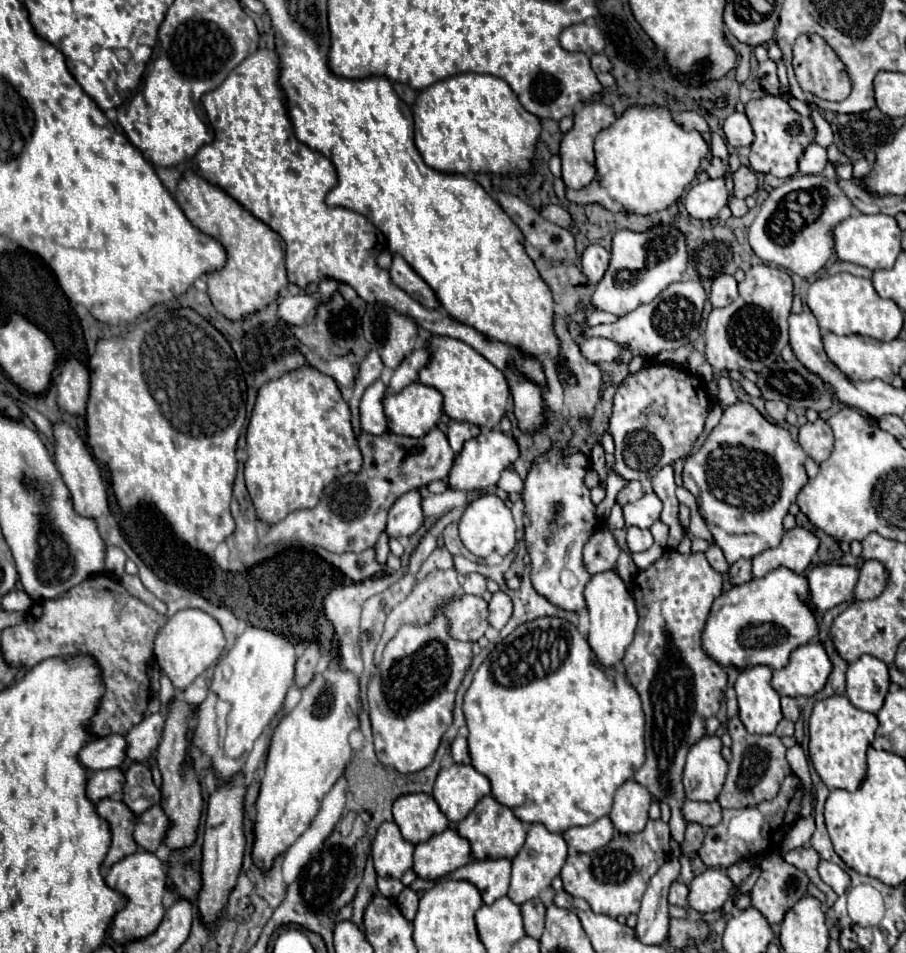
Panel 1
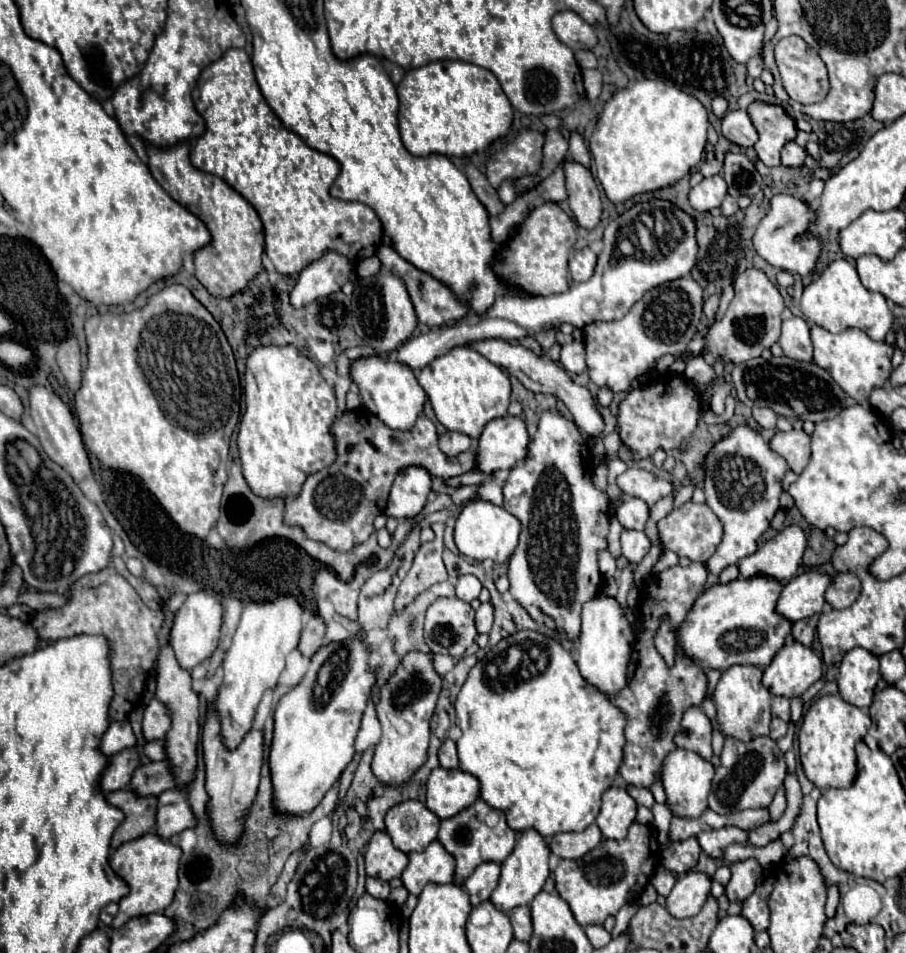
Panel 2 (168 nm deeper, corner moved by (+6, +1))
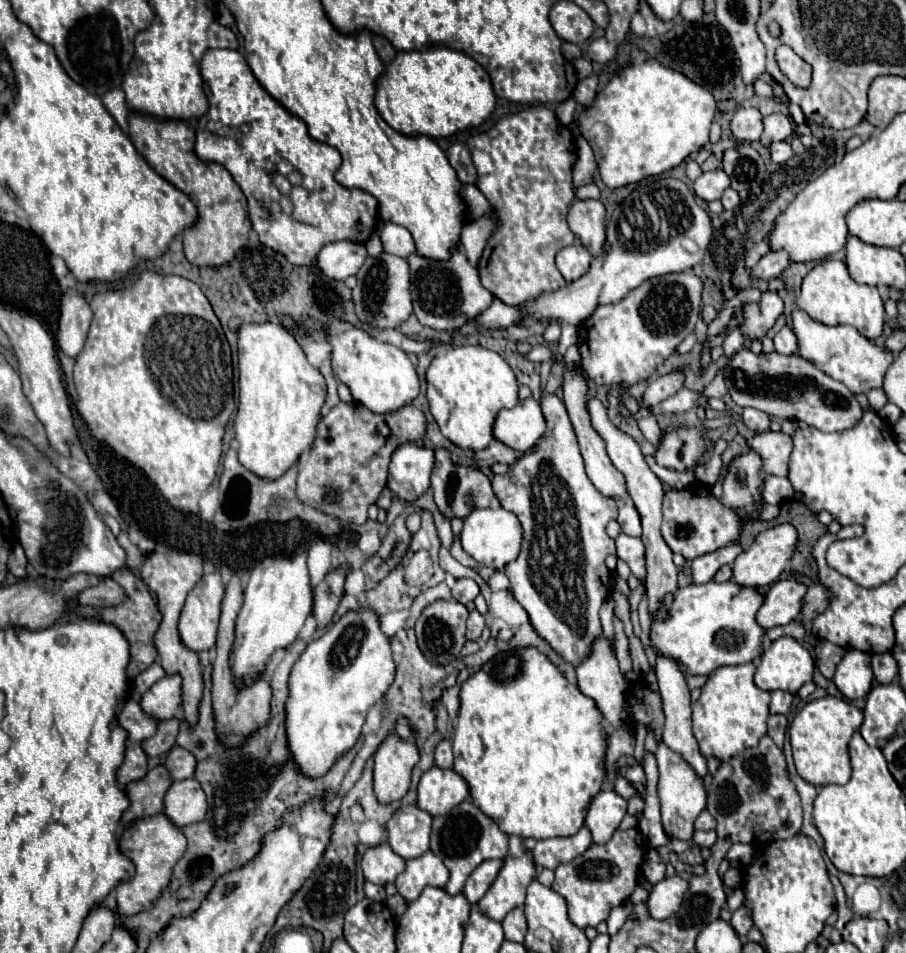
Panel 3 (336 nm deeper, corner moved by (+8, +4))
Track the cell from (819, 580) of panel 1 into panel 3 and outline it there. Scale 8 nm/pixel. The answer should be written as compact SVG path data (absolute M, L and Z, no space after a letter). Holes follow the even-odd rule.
M776 581L764 595L764 603L758 609L756 621L760 627L770 629L776 625L788 625L802 611L802 597L806 587L796 581Z

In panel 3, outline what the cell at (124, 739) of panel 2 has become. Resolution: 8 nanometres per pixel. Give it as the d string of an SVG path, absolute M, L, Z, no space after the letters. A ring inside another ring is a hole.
M128 701L124 705L122 713L118 715L118 723L120 723L120 727L124 727L128 731L130 741L148 739L156 733L156 727L158 727L158 719L148 715L146 711L142 711L140 703L136 703L136 701Z

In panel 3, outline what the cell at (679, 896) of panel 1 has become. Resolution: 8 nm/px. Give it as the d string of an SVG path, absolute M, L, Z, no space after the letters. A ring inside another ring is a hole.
M650 847L644 855L644 863L642 863L642 875L654 885L658 881L664 879L666 875L666 863L662 861L662 857L656 853L654 847Z

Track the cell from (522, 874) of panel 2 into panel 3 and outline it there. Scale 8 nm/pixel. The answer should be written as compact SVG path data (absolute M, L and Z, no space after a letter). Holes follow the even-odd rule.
M526 851L524 857L518 859L504 859L504 867L498 873L496 881L478 901L480 911L494 921L502 921L512 909L522 907L526 887L534 879L534 873L536 869L530 851Z

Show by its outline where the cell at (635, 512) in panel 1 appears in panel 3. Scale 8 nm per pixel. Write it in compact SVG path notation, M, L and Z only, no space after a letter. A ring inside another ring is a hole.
M622 501L618 503L618 523L622 533L632 535L632 537L640 537L642 535L642 527L640 527L640 515L634 507L634 503L630 501Z

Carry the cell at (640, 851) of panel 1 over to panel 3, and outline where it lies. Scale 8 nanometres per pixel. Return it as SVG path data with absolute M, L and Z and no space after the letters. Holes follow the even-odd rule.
M638 829L616 831L612 839L604 845L588 847L580 857L570 863L556 867L556 879L552 889L562 895L568 903L568 917L570 921L584 929L596 927L600 921L608 919L610 909L622 905L638 885L640 865L644 861L644 839Z

